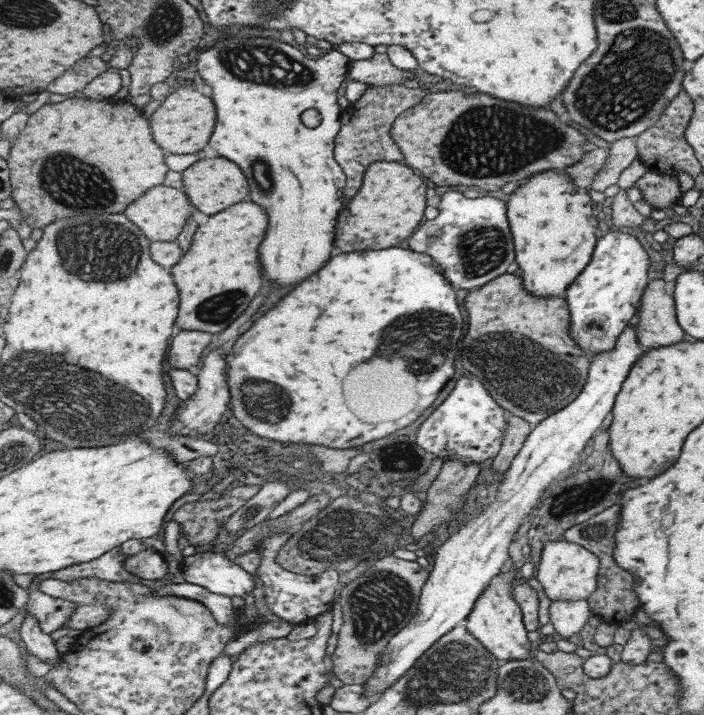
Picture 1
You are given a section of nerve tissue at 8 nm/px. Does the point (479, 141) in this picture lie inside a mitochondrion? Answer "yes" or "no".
yes

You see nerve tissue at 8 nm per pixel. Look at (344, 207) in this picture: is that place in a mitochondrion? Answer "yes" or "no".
no

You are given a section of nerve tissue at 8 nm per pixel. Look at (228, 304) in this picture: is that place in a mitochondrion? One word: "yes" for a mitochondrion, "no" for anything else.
yes

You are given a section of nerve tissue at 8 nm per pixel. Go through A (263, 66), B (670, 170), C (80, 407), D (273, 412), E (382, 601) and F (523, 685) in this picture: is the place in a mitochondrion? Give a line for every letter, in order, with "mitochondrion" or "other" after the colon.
A: mitochondrion
B: other
C: mitochondrion
D: mitochondrion
E: mitochondrion
F: mitochondrion

